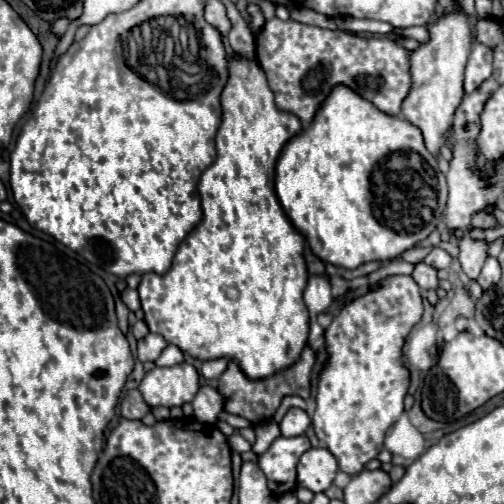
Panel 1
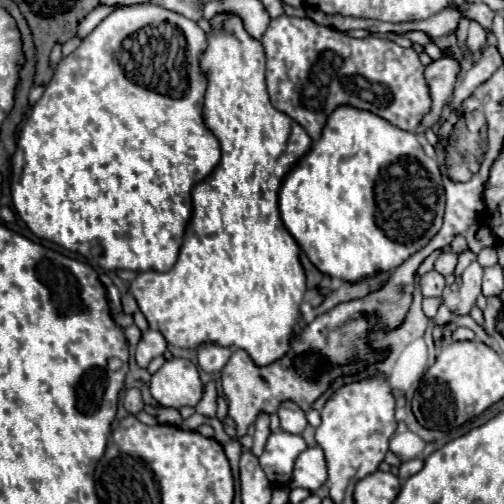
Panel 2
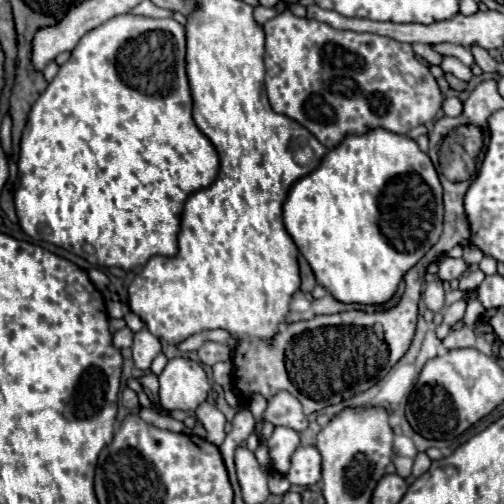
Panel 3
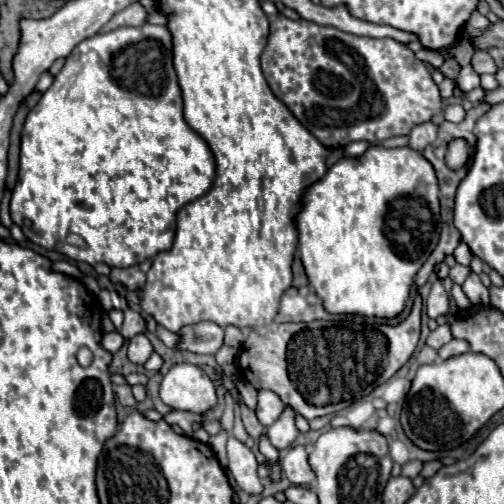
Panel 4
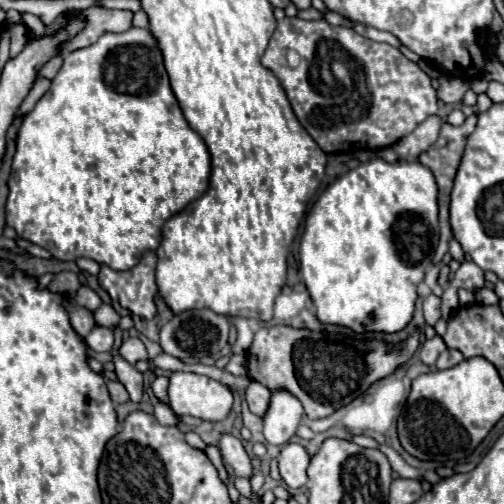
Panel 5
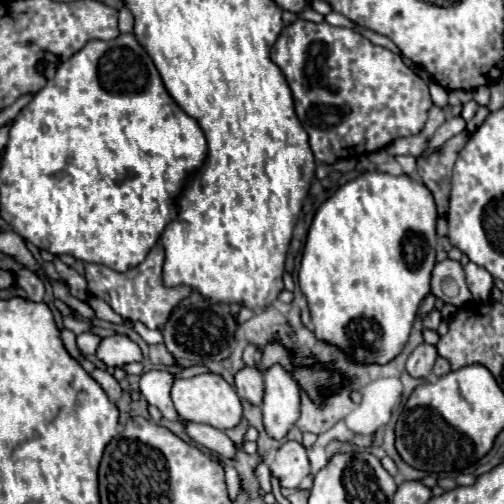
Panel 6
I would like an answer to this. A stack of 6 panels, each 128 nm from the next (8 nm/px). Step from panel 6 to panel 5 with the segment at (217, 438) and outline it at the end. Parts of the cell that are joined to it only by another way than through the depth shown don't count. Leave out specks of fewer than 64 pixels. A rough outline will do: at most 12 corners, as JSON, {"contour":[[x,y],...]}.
{"contour":[[222,434],[218,444],[224,464],[236,476],[248,478],[250,456],[232,434]]}

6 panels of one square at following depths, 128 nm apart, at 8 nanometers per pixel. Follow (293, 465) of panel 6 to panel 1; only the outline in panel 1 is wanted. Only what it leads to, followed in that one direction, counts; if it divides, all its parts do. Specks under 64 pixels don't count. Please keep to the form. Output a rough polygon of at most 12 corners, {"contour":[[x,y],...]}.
{"contour":[[326,448],[298,462],[298,486],[324,492],[338,472]]}

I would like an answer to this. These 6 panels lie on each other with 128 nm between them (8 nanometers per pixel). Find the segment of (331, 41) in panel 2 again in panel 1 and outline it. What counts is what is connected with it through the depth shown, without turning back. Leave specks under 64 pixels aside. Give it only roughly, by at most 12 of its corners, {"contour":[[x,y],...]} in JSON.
{"contour":[[270,18],[256,58],[280,110],[312,124],[340,84],[390,116],[410,50]]}

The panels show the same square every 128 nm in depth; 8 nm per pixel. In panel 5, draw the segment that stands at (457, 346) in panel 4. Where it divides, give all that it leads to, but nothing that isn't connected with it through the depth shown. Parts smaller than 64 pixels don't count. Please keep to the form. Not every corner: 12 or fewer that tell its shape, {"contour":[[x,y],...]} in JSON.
{"contour":[[444,350],[436,360],[436,370],[460,364],[464,358],[456,350]]}

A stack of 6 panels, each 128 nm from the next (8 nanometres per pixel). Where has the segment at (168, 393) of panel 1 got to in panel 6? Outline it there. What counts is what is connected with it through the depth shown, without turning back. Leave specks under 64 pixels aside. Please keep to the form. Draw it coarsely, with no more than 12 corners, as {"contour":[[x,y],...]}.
{"contour":[[220,374],[176,380],[182,420],[234,428],[244,418],[234,386]]}

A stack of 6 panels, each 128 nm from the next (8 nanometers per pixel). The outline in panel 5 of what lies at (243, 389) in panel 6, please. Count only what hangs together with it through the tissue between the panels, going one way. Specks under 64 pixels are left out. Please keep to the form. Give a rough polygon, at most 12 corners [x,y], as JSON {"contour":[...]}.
{"contour":[[250,380],[244,398],[254,414],[264,416],[270,390]]}

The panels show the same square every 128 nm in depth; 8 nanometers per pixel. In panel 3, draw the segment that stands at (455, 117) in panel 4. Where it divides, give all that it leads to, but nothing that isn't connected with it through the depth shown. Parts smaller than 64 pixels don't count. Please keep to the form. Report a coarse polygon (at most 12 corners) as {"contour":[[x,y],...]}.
{"contour":[[448,98],[442,104],[446,116],[460,116],[460,98]]}

